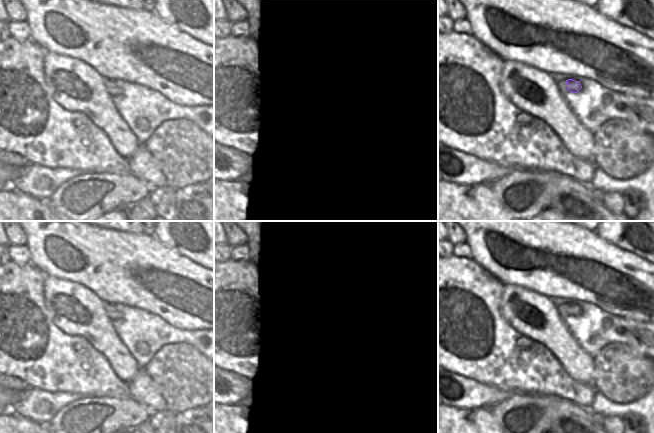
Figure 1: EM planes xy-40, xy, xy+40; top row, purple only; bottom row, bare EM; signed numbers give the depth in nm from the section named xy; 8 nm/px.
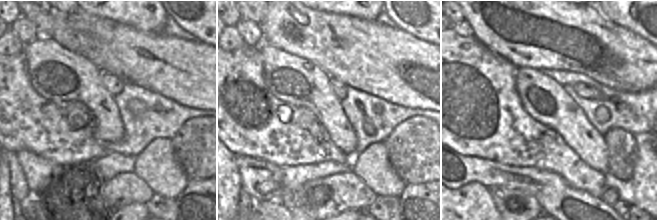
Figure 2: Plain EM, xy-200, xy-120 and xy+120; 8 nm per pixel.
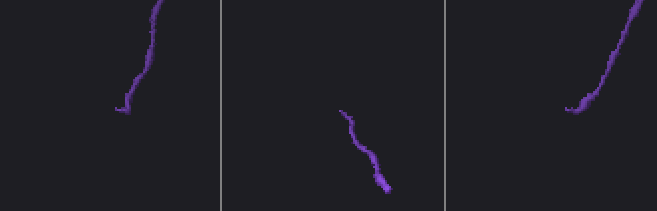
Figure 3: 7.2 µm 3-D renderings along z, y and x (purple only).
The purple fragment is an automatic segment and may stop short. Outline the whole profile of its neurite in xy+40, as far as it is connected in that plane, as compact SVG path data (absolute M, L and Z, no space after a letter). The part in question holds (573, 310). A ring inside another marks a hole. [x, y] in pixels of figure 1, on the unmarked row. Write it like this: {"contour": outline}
{"contour": "M573 303L559 305L557 306L557 310L560 314L561 319L565 315L569 315L571 317L577 317L582 312L580 305L575 305Z"}

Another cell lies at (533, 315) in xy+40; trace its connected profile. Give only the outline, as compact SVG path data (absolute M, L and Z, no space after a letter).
M504 285L500 314L515 331L541 343L561 364L568 376L585 385L594 380L594 357L591 357L566 328L554 303L545 295L519 285Z

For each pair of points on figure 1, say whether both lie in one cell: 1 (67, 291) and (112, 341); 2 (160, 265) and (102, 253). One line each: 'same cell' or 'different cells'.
1: same cell
2: same cell

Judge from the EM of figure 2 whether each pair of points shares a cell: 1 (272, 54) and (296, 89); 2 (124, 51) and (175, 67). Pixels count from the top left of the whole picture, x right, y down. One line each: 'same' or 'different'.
1: same
2: same

